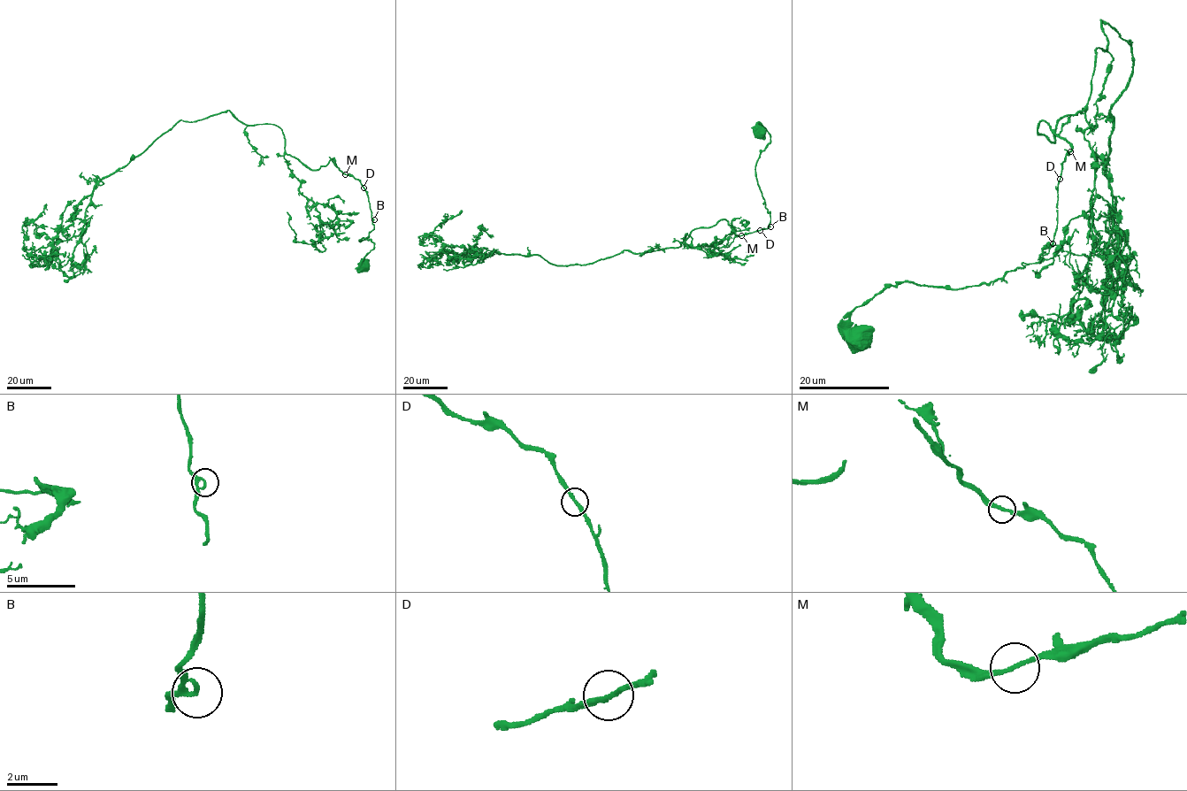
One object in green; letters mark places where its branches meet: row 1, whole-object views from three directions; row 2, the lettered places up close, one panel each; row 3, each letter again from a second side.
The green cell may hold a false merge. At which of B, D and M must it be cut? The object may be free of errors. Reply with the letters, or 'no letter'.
no letter

